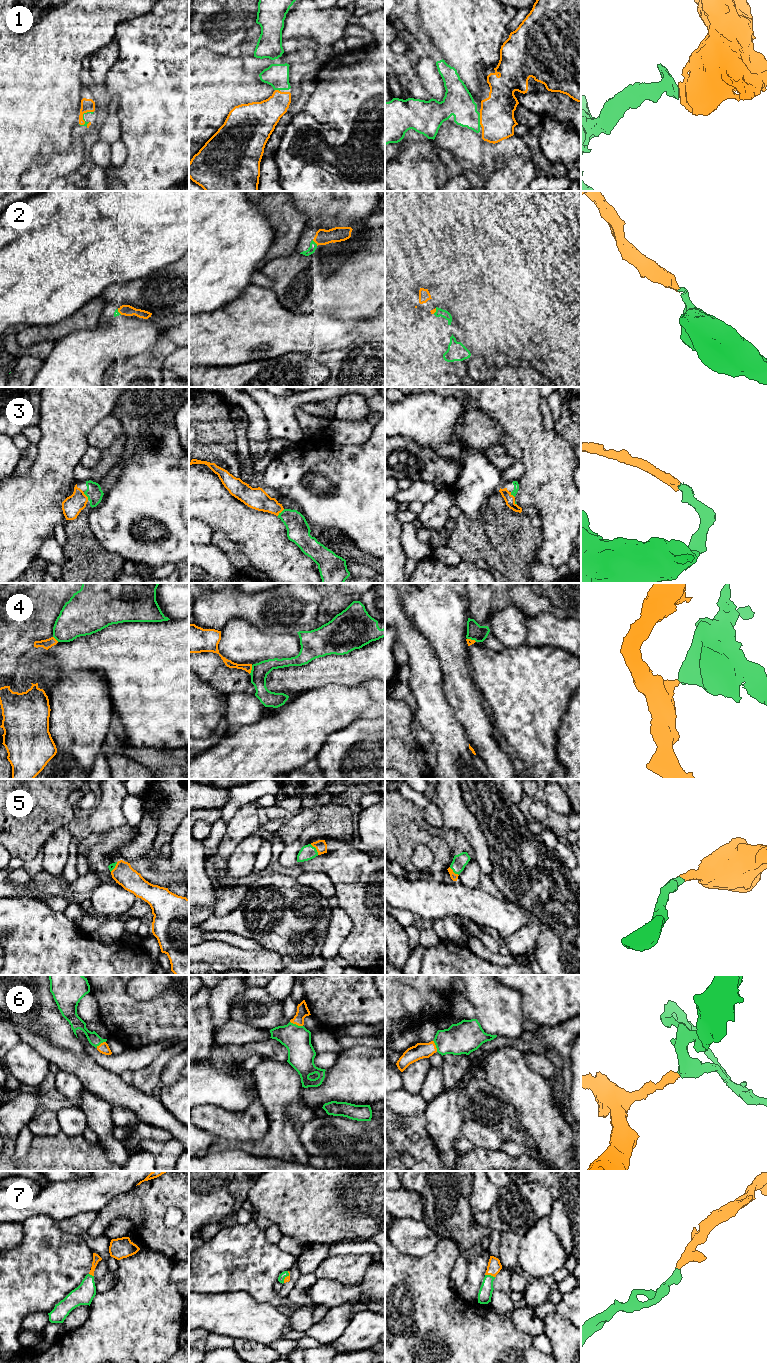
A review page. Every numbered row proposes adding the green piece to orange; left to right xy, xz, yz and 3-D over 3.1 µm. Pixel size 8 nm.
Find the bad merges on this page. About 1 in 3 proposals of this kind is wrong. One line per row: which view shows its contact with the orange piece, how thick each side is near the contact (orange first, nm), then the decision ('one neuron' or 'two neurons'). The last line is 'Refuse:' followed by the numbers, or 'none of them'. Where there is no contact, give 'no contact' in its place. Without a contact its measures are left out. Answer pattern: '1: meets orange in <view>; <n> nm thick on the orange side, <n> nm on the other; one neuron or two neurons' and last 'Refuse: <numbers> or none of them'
1: meets orange in yz; 280 nm thick on the orange side, 240 nm on the other; one neuron
2: meets orange in xz; 120 nm thick on the orange side, 60 nm on the other; one neuron
3: meets orange in xy; 160 nm thick on the orange side, 130 nm on the other; one neuron
4: meets orange in xz; 60 nm thick on the orange side, 140 nm on the other; two neurons
5: meets orange in xz; 90 nm thick on the orange side, 120 nm on the other; one neuron
6: meets orange in xz; 100 nm thick on the orange side, 220 nm on the other; one neuron
7: meets orange in yz; 110 nm thick on the orange side, 110 nm on the other; one neuron
Refuse: 4

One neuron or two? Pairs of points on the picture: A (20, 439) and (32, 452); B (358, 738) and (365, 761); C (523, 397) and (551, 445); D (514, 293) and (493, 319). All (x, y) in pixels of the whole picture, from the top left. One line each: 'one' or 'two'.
A: two
B: one
C: one
D: two

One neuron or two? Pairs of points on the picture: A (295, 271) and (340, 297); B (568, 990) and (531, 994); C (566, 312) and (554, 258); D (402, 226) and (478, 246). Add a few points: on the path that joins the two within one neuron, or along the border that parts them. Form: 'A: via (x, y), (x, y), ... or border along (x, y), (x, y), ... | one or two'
A: via (306, 282), (326, 283), (329, 286) | one
B: via (559, 990), (553, 990), (549, 994), (540, 994) | one
C: via (555, 299), (552, 295), (560, 287), (560, 271) | one
D: via (421, 228), (429, 236), (445, 246), (459, 246) | one

